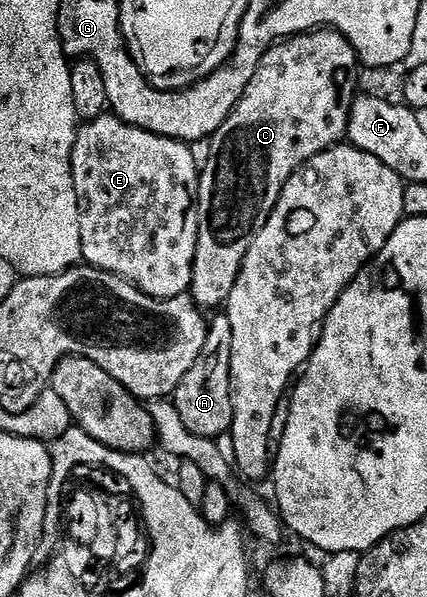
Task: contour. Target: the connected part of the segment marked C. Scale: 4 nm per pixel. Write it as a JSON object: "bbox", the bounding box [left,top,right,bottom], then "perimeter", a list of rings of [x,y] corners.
{"bbox":[190,27,358,311],"perimeter":[[[331,27],[317,29],[310,33],[297,33],[295,37],[289,37],[273,45],[258,63],[258,71],[254,71],[254,79],[250,79],[250,87],[246,87],[242,99],[234,107],[234,111],[228,116],[226,123],[222,123],[222,127],[218,127],[218,131],[212,134],[210,138],[212,142],[210,159],[203,162],[200,169],[200,191],[196,198],[196,210],[200,222],[198,223],[196,254],[192,264],[190,296],[194,298],[201,310],[209,311],[208,309],[212,309],[211,311],[216,311],[227,302],[230,291],[234,291],[234,283],[240,274],[242,259],[246,255],[246,251],[250,251],[250,243],[254,243],[254,235],[258,235],[258,231],[262,231],[262,227],[266,227],[266,223],[270,219],[270,215],[290,178],[310,159],[314,159],[319,153],[324,153],[327,149],[331,149],[332,146],[339,145],[345,140],[352,103],[358,96],[357,72],[358,58],[354,47],[341,33],[336,32]]]}

